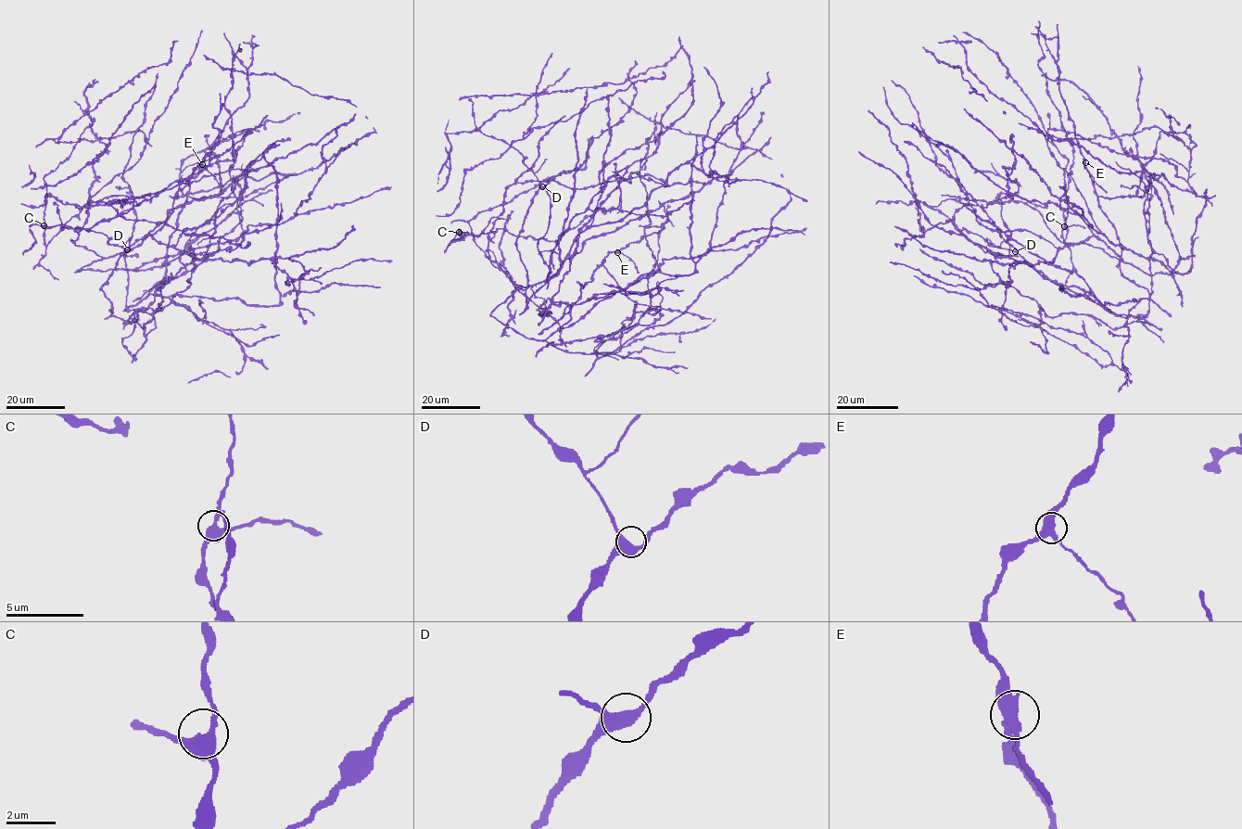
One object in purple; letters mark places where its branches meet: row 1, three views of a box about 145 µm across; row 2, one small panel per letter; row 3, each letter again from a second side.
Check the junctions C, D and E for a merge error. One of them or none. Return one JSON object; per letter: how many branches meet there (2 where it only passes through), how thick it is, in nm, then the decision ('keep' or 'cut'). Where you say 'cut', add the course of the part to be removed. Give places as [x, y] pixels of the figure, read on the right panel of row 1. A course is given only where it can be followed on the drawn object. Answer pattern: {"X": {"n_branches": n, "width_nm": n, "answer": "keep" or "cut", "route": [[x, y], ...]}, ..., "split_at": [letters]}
{"C": {"n_branches": 3, "width_nm": 420, "answer": "keep"}, "D": {"n_branches": 3, "width_nm": 440, "answer": "keep"}, "E": {"n_branches": 3, "width_nm": 420, "answer": "cut", "route": [[1084, 161], [1095, 182], [1106, 193]]}, "split_at": ["E"]}

